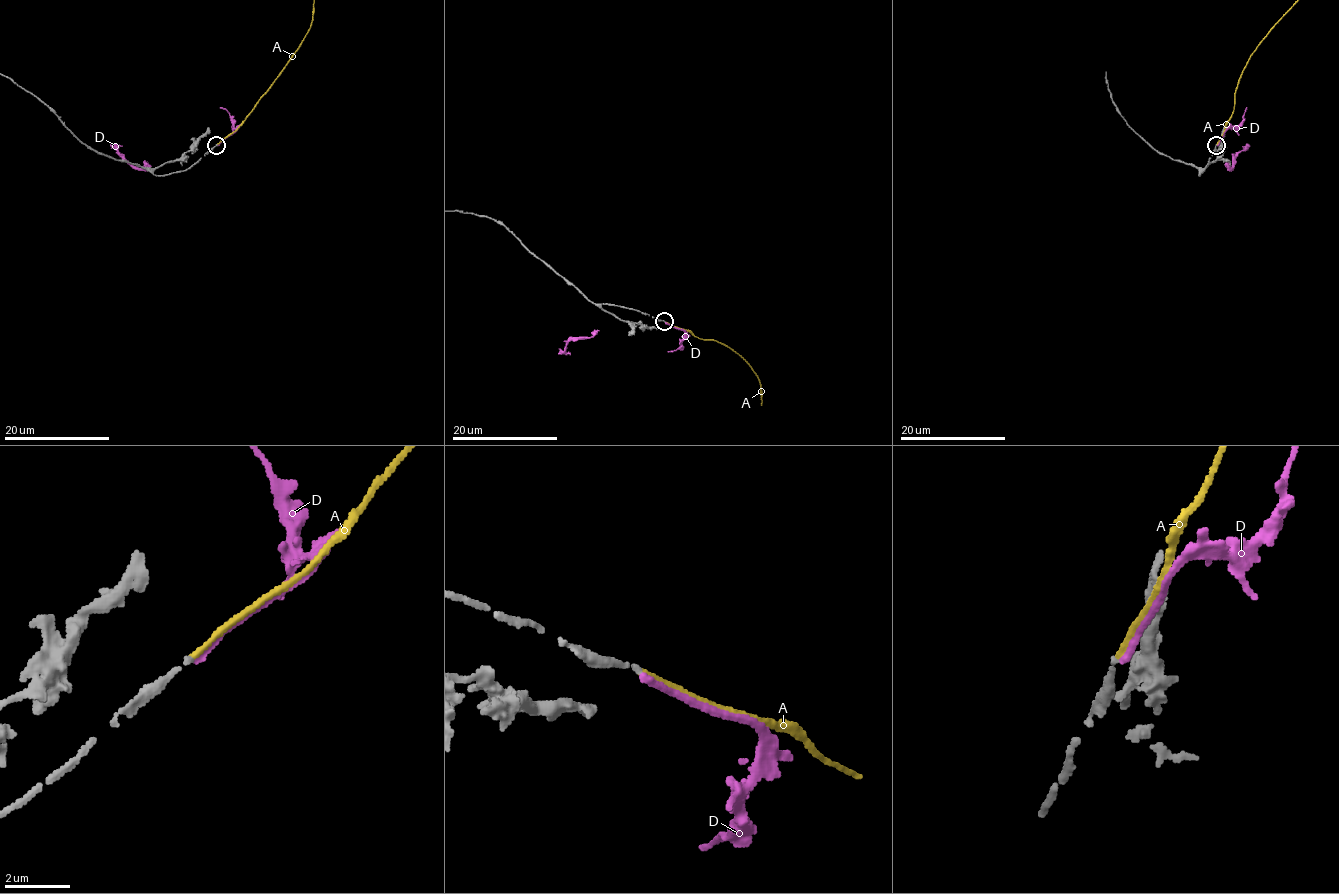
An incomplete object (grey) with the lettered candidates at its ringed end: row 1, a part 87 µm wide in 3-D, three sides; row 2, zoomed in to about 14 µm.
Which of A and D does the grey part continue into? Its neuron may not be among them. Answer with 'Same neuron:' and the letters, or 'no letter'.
Same neuron: A

